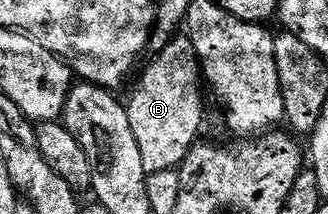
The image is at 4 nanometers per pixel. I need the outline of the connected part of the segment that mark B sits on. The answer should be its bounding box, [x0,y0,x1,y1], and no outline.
[126,34,203,174]

